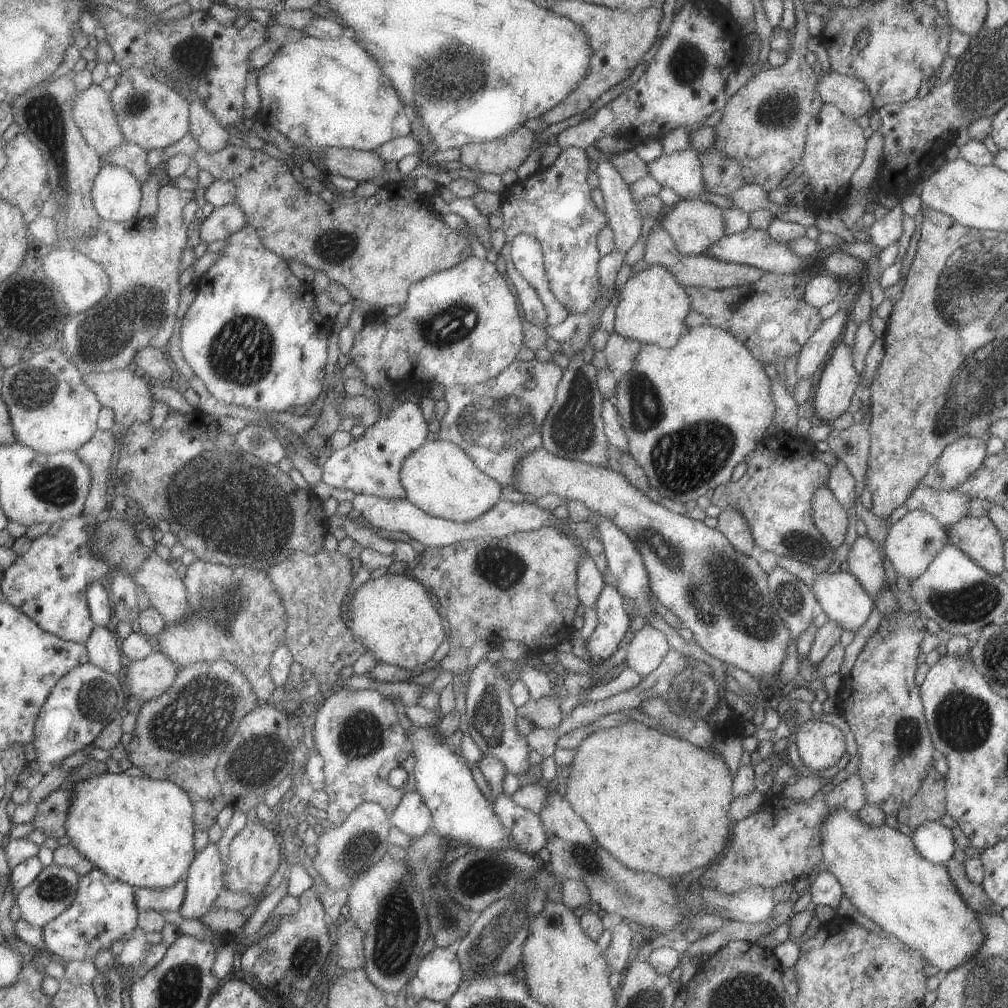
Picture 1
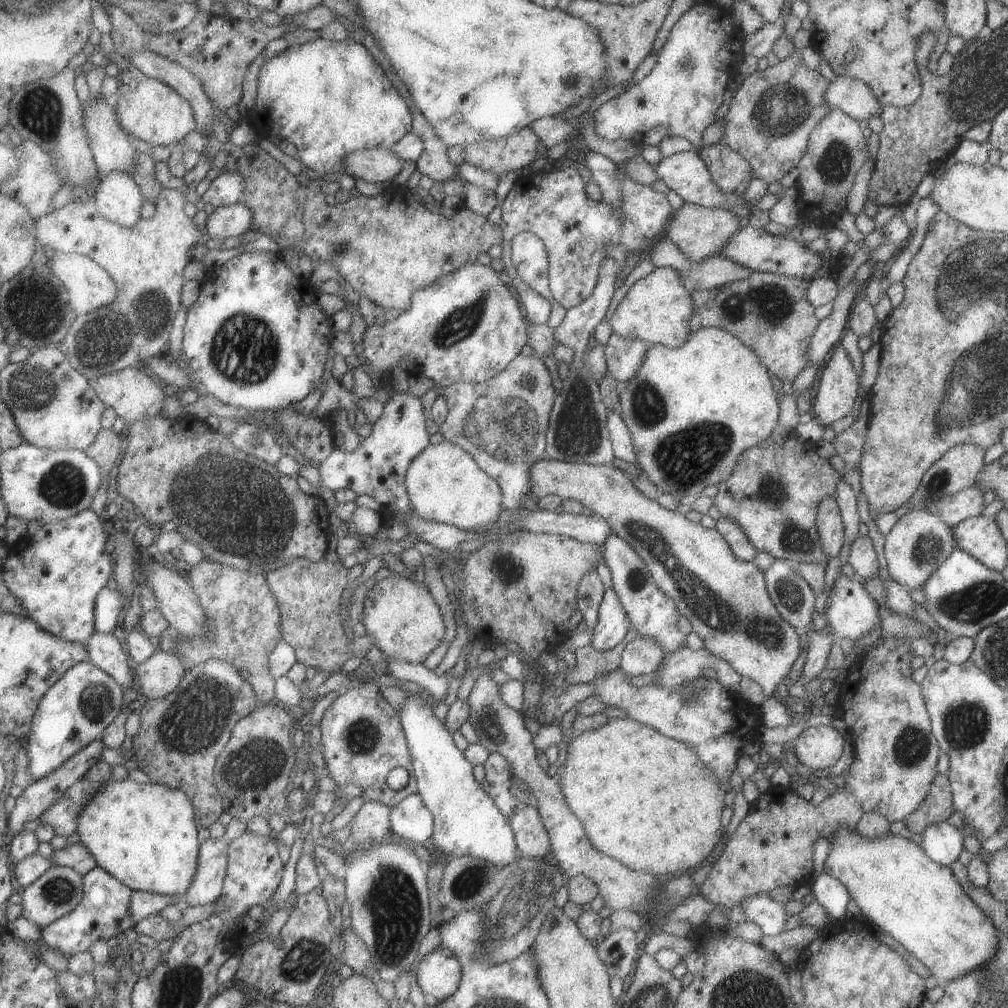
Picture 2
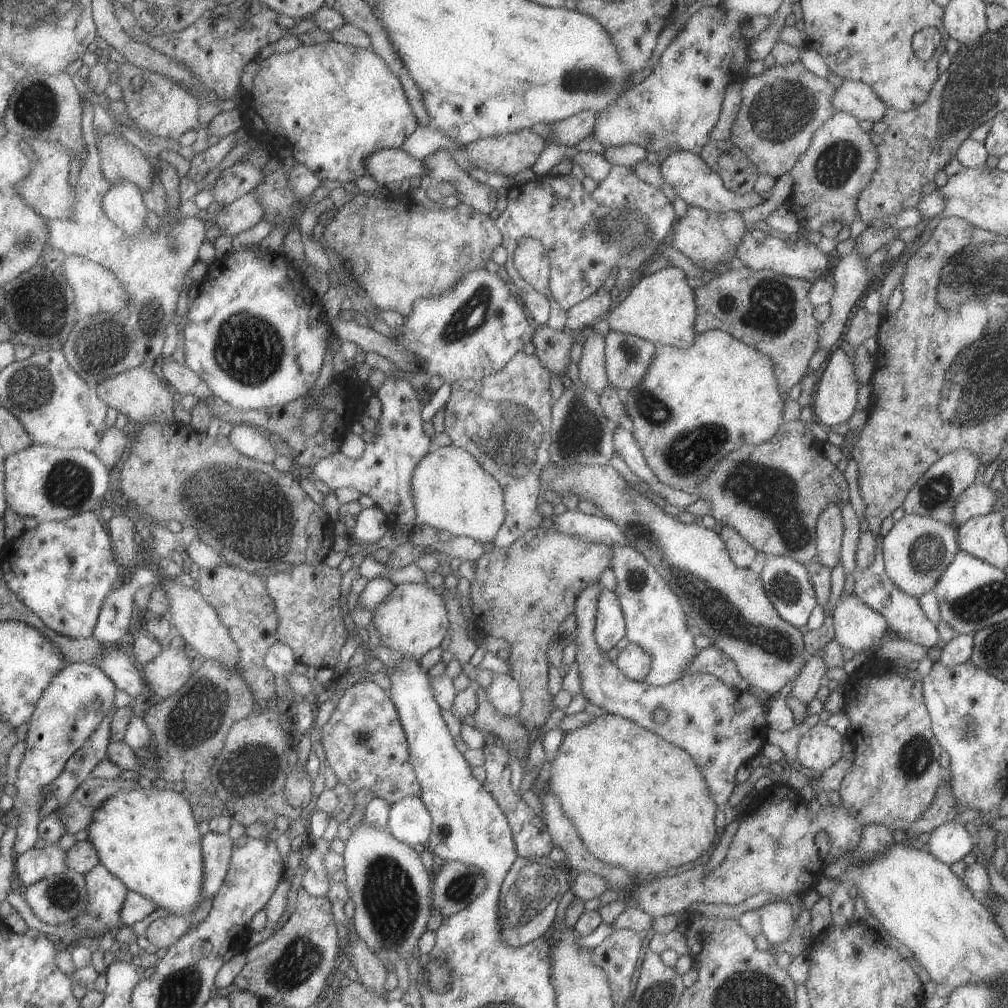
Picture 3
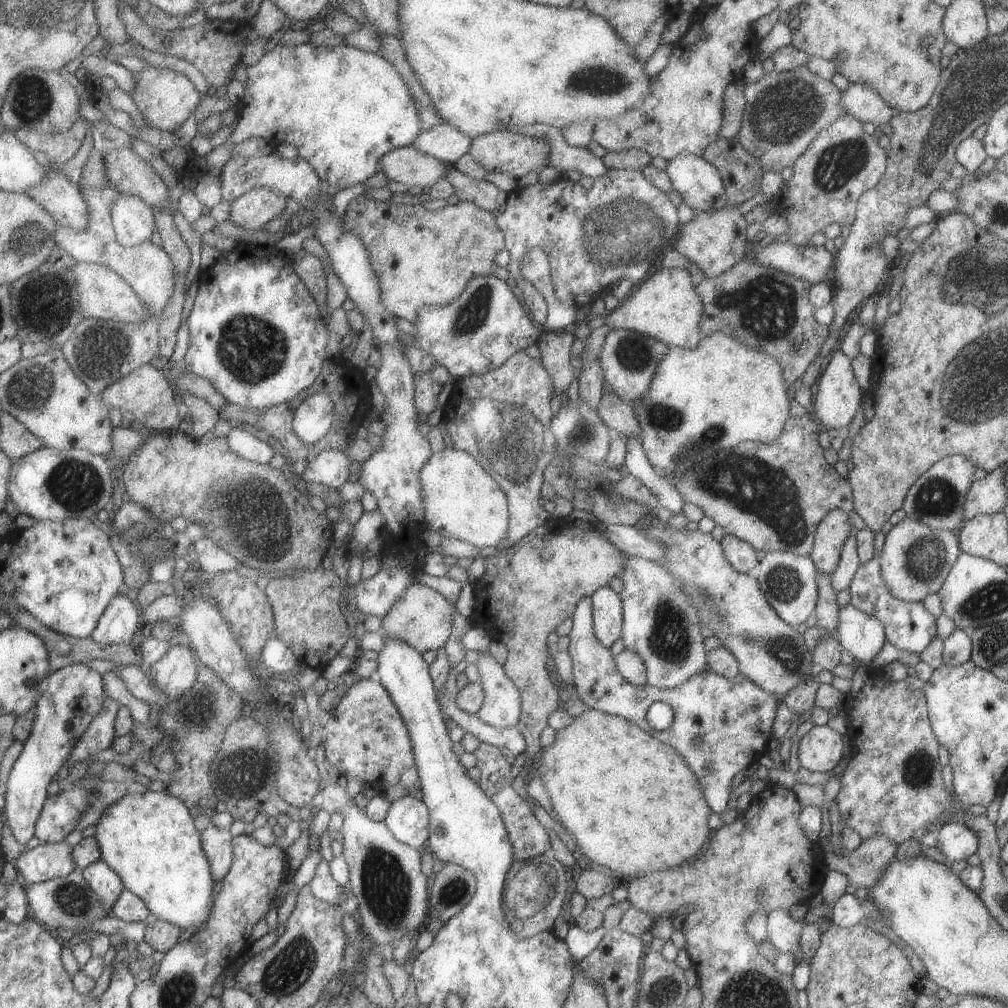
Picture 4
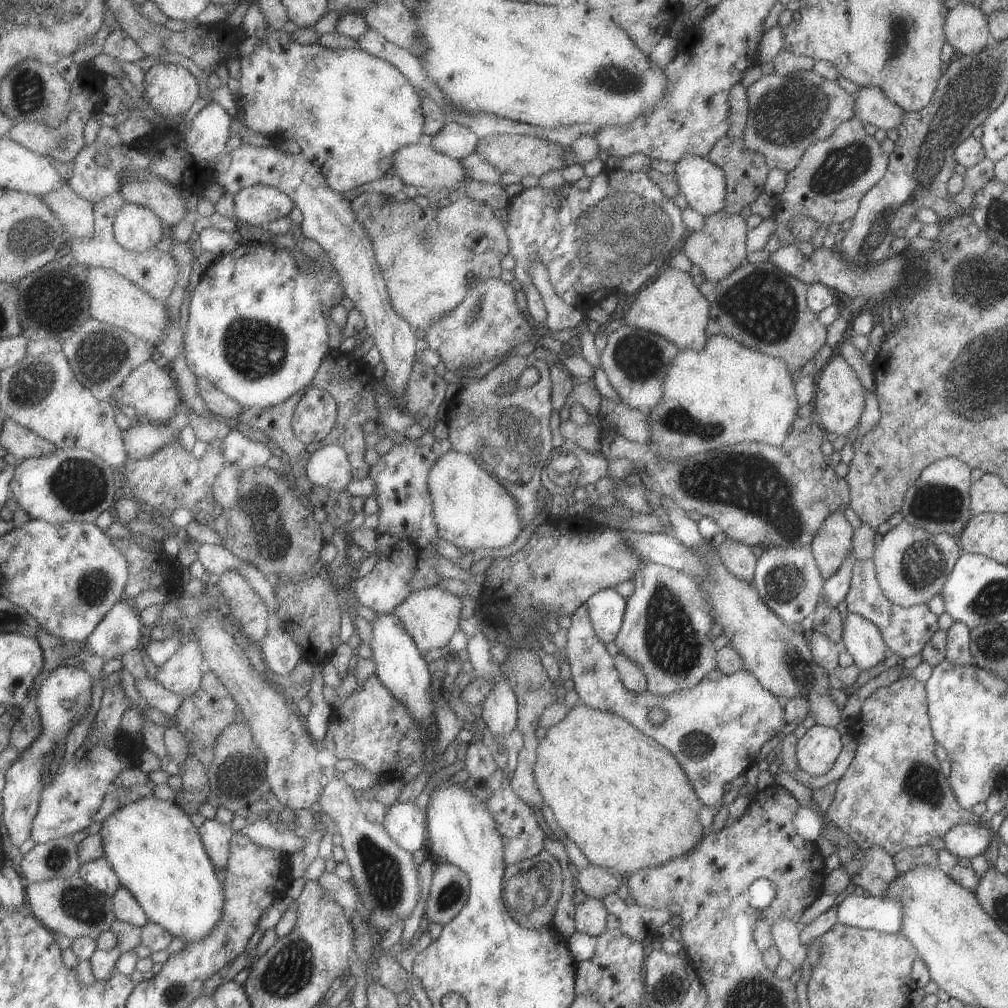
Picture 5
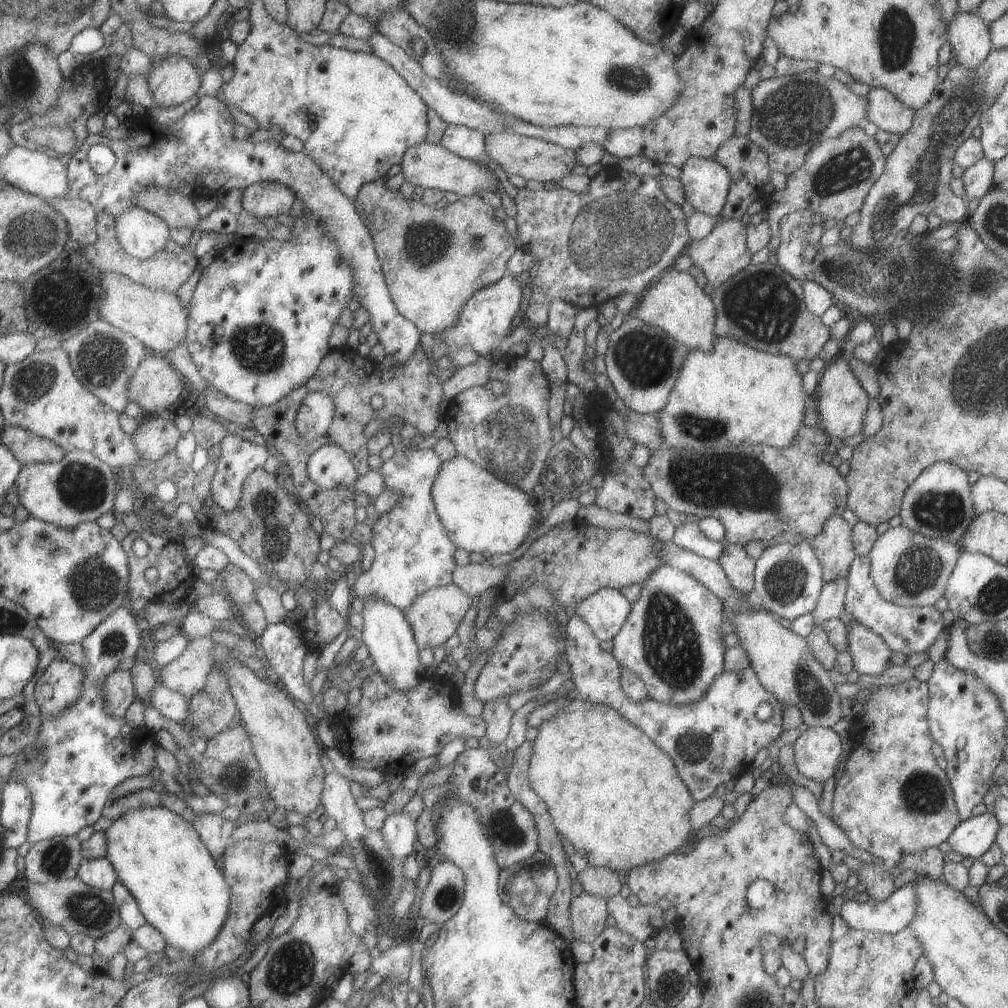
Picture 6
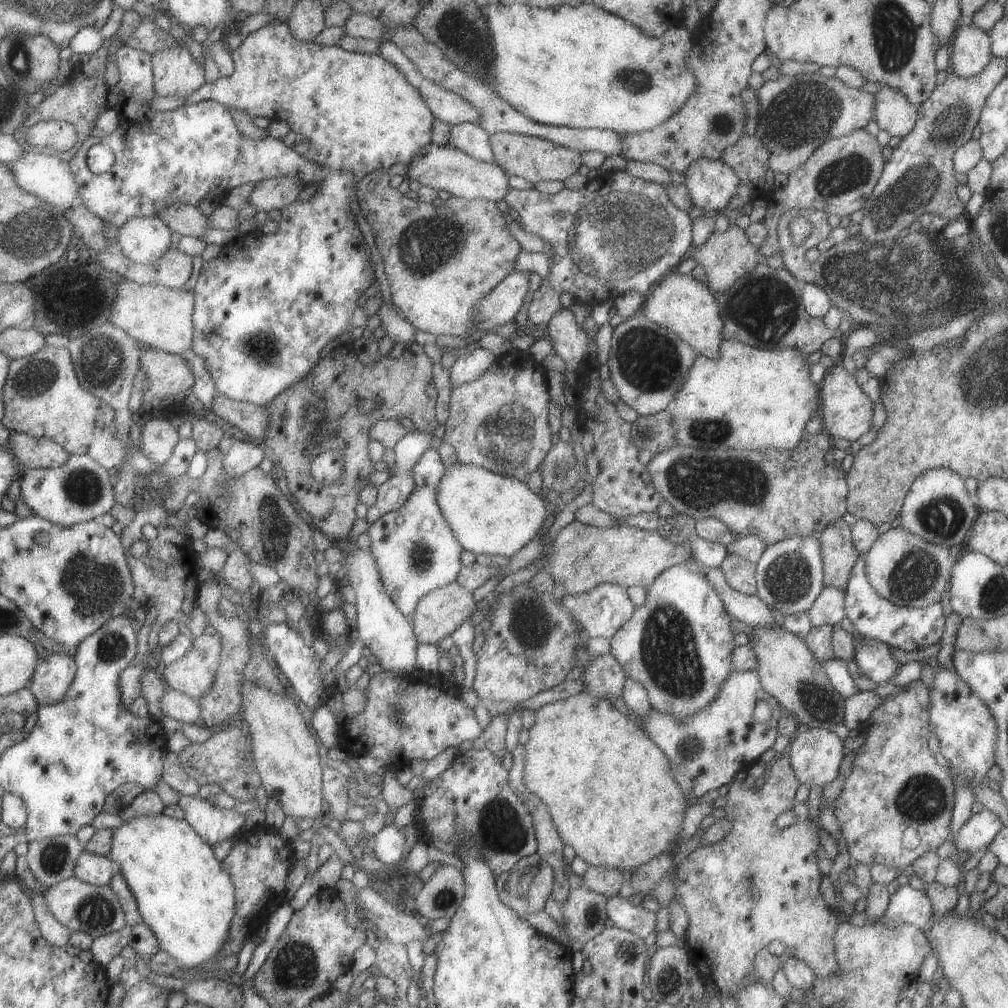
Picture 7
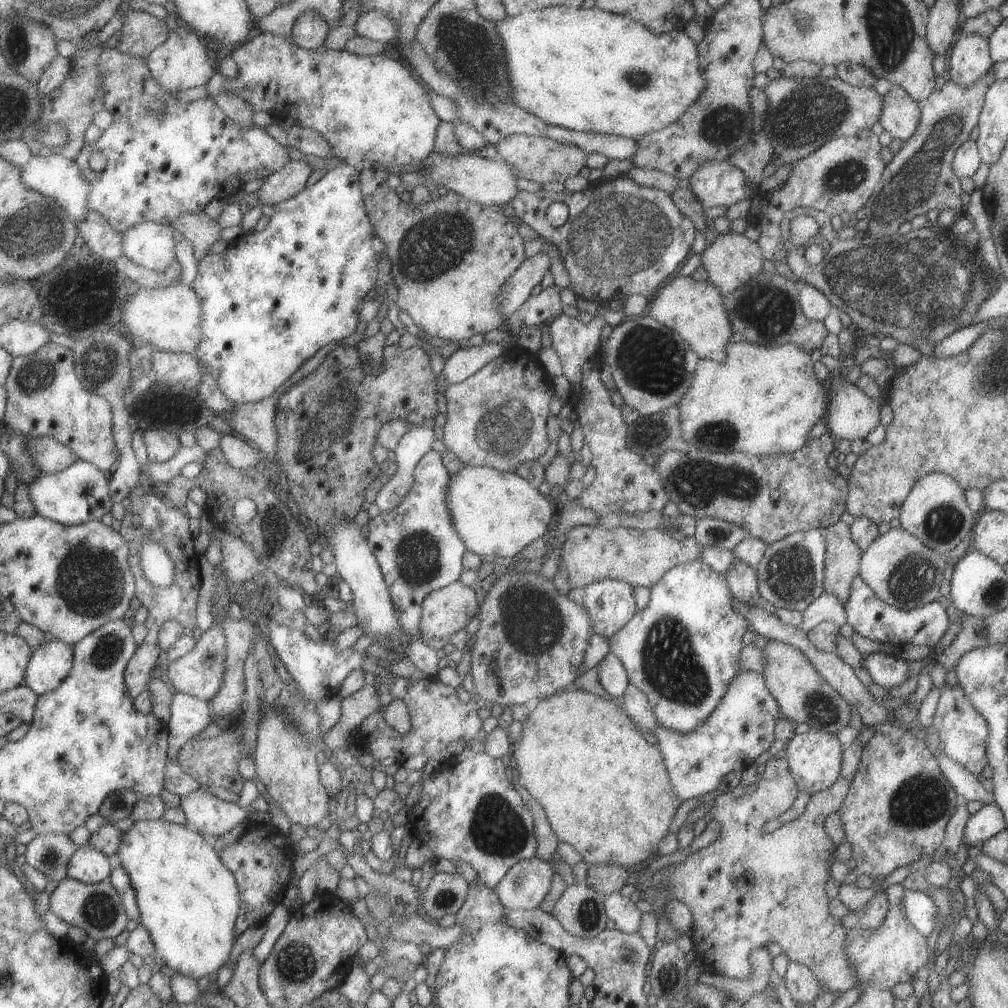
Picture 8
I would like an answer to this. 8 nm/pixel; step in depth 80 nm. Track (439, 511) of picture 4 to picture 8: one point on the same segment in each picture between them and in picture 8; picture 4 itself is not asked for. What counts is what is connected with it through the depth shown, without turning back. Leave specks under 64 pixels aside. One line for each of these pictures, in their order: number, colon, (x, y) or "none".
5: (471, 509)
6: (481, 513)
7: (488, 513)
8: (495, 513)

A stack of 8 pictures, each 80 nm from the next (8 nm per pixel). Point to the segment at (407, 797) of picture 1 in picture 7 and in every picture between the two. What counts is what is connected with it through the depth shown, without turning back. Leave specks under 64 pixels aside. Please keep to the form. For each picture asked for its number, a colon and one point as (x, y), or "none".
2: (409, 819)
3: (408, 821)
4: (407, 818)
5: (405, 823)
6: (398, 829)
7: (388, 844)

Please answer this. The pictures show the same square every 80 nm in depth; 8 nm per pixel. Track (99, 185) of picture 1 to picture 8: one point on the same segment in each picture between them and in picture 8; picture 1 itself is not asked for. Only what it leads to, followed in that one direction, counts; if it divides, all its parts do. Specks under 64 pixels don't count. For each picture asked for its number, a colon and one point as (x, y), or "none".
2: (119, 198)
3: (124, 202)
4: (135, 221)
5: (138, 228)
6: (142, 233)
7: (145, 239)
8: (152, 244)

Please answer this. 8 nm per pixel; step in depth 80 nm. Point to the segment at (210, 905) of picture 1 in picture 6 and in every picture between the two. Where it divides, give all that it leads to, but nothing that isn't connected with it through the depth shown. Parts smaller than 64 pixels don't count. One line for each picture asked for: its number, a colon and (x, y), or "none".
2: (208, 885)
3: (218, 849)
4: (218, 843)
5: (217, 837)
6: (217, 832)

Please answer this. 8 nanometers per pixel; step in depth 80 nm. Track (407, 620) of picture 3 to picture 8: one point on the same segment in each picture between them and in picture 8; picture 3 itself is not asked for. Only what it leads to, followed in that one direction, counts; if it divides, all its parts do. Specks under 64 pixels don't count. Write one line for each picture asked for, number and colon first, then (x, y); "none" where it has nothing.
4: (421, 617)
5: (430, 615)
6: (433, 616)
7: (439, 613)
8: (446, 611)

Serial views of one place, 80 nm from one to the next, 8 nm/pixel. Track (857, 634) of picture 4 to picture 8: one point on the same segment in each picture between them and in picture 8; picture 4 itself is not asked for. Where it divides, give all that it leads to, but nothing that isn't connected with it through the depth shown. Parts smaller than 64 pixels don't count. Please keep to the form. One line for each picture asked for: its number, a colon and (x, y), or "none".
5: (862, 639)
6: (869, 653)
7: (872, 657)
8: (886, 671)

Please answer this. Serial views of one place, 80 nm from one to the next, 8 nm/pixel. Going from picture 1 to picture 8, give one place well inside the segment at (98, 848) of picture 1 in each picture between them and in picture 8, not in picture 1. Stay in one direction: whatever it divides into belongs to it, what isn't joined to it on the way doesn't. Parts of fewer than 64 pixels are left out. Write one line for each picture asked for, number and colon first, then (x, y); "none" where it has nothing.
2: (146, 834)
3: (150, 838)
4: (150, 839)
5: (160, 856)
6: (161, 857)
7: (186, 896)
8: (190, 900)

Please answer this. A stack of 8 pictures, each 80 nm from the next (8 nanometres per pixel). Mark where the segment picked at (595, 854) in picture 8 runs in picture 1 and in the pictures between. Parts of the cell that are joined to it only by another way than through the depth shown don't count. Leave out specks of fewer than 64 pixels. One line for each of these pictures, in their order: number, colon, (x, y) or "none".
1: (659, 804)
2: (623, 780)
3: (639, 802)
4: (632, 804)
5: (622, 798)
6: (610, 791)
7: (609, 790)

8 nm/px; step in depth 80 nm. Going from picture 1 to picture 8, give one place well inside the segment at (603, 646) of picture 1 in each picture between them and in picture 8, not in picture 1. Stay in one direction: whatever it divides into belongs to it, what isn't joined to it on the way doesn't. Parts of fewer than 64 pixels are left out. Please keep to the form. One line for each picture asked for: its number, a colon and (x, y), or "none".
2: (612, 623)
3: (610, 627)
4: (606, 606)
5: (605, 607)
6: (605, 611)
7: (600, 612)
8: (610, 604)

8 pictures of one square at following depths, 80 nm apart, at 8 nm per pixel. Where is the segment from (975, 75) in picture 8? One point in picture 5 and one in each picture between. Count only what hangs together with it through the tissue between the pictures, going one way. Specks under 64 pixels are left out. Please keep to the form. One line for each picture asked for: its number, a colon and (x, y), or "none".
5: (965, 27)
6: (968, 36)
7: (971, 52)

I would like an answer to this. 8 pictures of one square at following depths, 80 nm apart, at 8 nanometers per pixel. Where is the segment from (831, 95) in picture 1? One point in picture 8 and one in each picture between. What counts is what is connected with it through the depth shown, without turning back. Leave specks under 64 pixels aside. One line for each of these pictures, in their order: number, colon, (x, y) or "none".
2: (852, 96)
3: (855, 98)
4: (858, 100)
5: (870, 105)
6: (887, 113)
7: (891, 111)
8: (900, 114)

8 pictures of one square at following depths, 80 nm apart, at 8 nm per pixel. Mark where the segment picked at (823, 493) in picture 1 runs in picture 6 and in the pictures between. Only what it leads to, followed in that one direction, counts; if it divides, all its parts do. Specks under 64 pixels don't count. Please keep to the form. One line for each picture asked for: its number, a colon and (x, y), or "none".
2: (828, 519)
3: (829, 526)
4: (831, 530)
5: (833, 542)
6: (833, 547)

